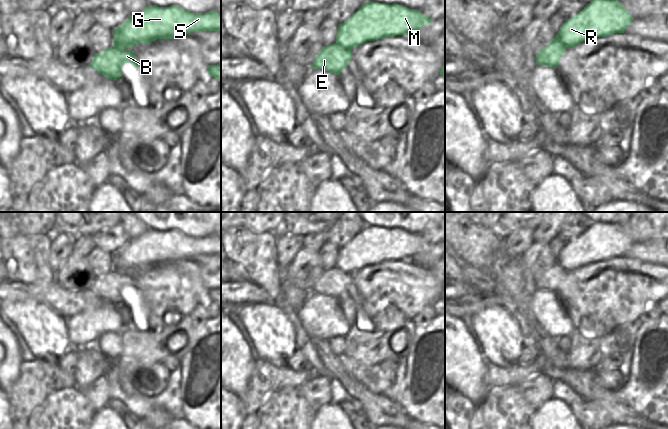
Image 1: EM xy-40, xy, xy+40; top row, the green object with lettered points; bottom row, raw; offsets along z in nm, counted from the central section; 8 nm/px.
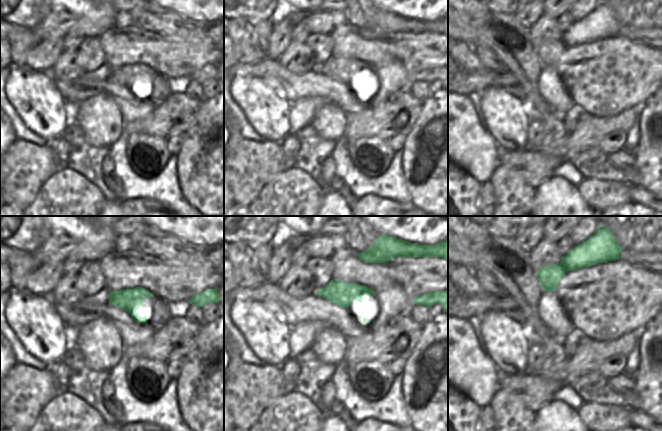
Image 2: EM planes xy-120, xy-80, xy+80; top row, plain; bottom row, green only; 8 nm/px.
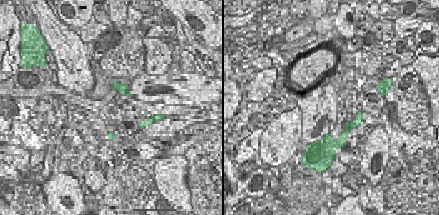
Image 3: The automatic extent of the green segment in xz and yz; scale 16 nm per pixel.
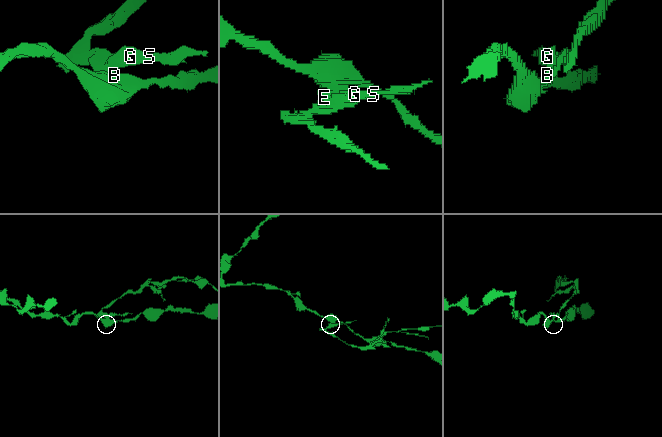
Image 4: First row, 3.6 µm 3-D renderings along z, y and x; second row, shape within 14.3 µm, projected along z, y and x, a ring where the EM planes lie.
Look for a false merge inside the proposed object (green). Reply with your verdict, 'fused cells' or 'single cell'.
fused cells

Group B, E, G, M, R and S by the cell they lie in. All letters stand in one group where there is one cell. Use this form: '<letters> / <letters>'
B E / G M R S

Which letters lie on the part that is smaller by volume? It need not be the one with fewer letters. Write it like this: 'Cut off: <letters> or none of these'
Cut off: G, M, R, S

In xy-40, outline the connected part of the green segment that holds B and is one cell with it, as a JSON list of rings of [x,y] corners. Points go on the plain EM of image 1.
[[[113,269],[99,277],[94,277],[94,282],[87,291],[115,305],[122,300],[122,290],[127,286],[130,286],[134,292],[137,291],[138,284],[134,275]]]

